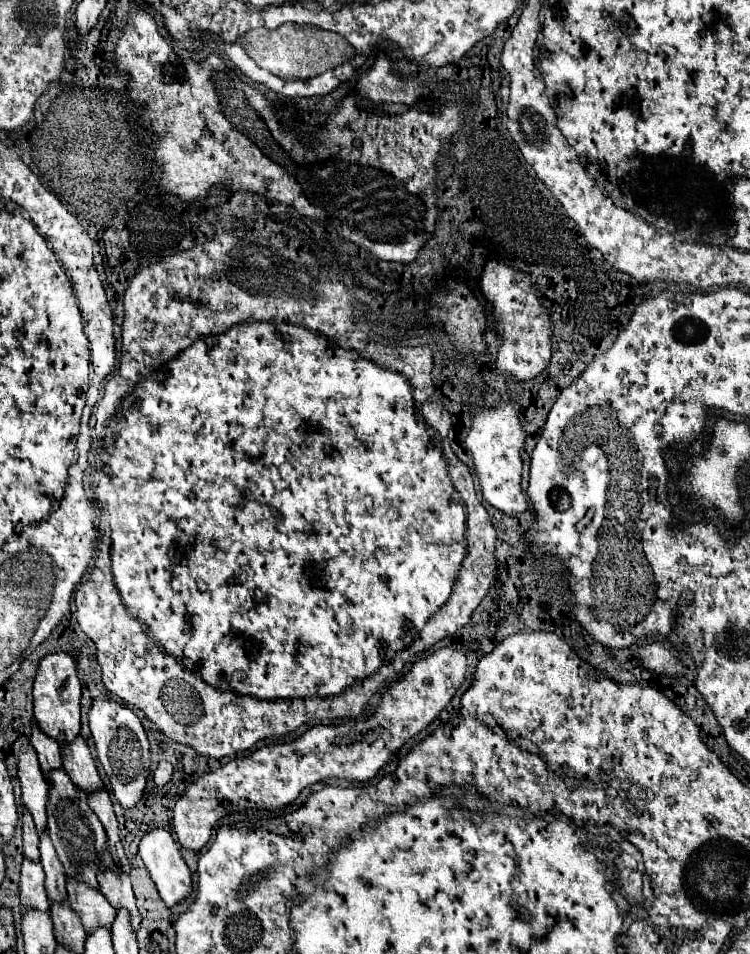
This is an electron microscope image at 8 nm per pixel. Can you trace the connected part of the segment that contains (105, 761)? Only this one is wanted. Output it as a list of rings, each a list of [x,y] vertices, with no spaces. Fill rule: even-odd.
[[[95,700],[91,710],[89,710],[89,728],[91,728],[91,734],[93,734],[93,740],[95,740],[95,746],[97,746],[97,758],[99,762],[103,764],[109,780],[111,780],[111,790],[115,794],[115,798],[119,800],[119,804],[123,808],[133,808],[139,800],[141,800],[141,794],[145,790],[145,782],[147,782],[147,776],[149,776],[149,770],[151,770],[151,762],[149,762],[149,740],[147,740],[147,734],[141,726],[141,720],[133,714],[131,708],[115,702],[115,700]]]

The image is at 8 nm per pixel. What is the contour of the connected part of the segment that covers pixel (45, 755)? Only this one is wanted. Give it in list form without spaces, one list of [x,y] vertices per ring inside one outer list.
[[[33,722],[33,734],[31,734],[31,744],[39,756],[39,764],[41,764],[41,770],[43,774],[47,776],[49,770],[53,768],[61,768],[61,754],[59,754],[59,744],[45,736],[45,732],[39,730],[37,722]]]

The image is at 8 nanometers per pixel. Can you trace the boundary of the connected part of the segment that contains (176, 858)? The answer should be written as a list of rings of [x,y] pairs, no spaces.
[[[153,828],[153,830],[149,830],[141,838],[137,854],[141,856],[145,868],[149,870],[151,880],[155,882],[155,886],[157,886],[163,902],[167,904],[167,908],[175,906],[177,902],[181,902],[185,896],[191,894],[191,872],[189,872],[185,860],[181,858],[179,844],[175,842],[175,838],[171,836],[169,830],[165,830],[165,828]]]

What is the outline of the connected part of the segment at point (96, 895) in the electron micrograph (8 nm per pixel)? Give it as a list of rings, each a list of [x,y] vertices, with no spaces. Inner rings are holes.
[[[69,878],[67,892],[69,892],[69,904],[81,916],[81,922],[87,932],[97,926],[113,924],[117,910],[113,910],[113,906],[109,906],[107,898],[101,894],[99,888],[91,888],[89,884]]]

